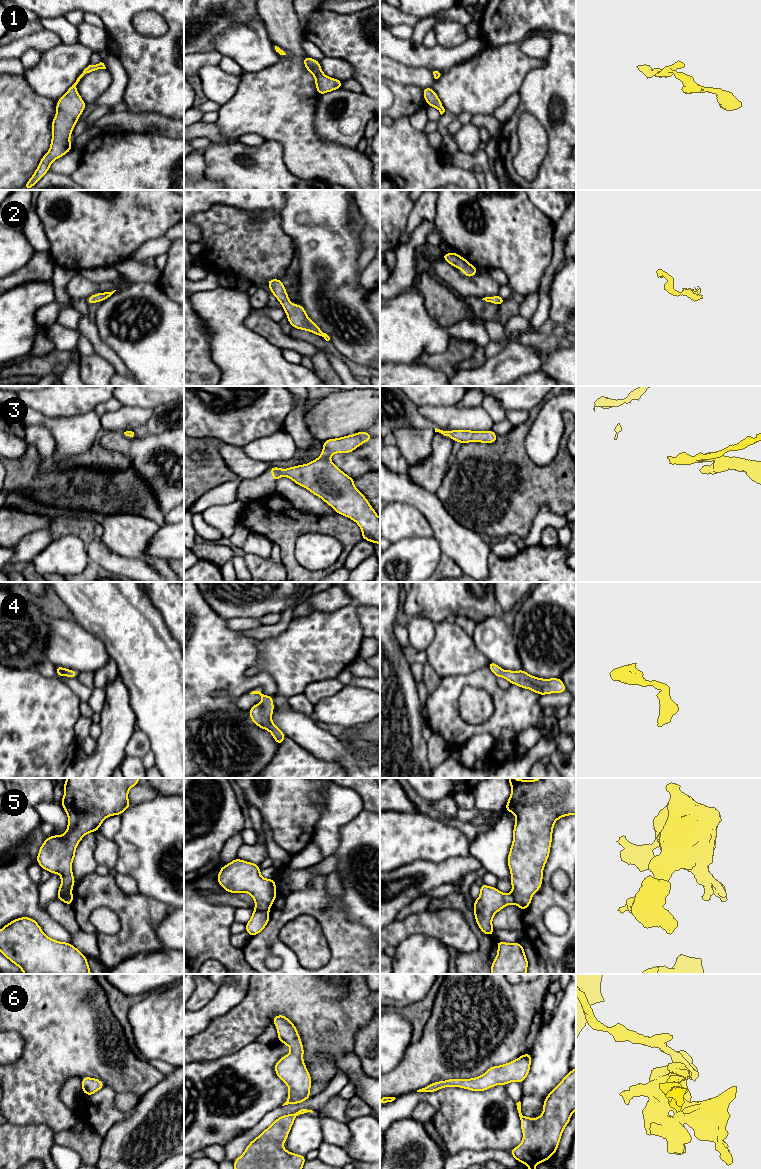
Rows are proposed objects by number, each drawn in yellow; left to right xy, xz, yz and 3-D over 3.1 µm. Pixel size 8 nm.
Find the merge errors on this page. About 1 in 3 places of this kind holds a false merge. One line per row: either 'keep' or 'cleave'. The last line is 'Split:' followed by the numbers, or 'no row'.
1: keep
2: keep
3: keep
4: keep
5: cleave
6: keep
Split: 5

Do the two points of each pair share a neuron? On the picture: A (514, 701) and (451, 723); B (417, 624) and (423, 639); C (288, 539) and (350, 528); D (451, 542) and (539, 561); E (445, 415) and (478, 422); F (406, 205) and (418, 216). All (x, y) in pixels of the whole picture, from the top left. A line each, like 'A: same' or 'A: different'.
A: same
B: same
C: same
D: different
E: same
F: different

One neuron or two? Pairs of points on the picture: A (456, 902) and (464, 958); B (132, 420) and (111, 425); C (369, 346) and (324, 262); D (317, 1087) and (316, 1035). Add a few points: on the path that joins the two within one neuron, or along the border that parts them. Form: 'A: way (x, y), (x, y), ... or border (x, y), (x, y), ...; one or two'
A: way (470, 918), (482, 938), (480, 951); one
B: way (127, 420), (116, 420); one
C: way (352, 325), (352, 321), (332, 299), (328, 283); one
D: border (312, 1080), (319, 1081), (326, 1086); two

